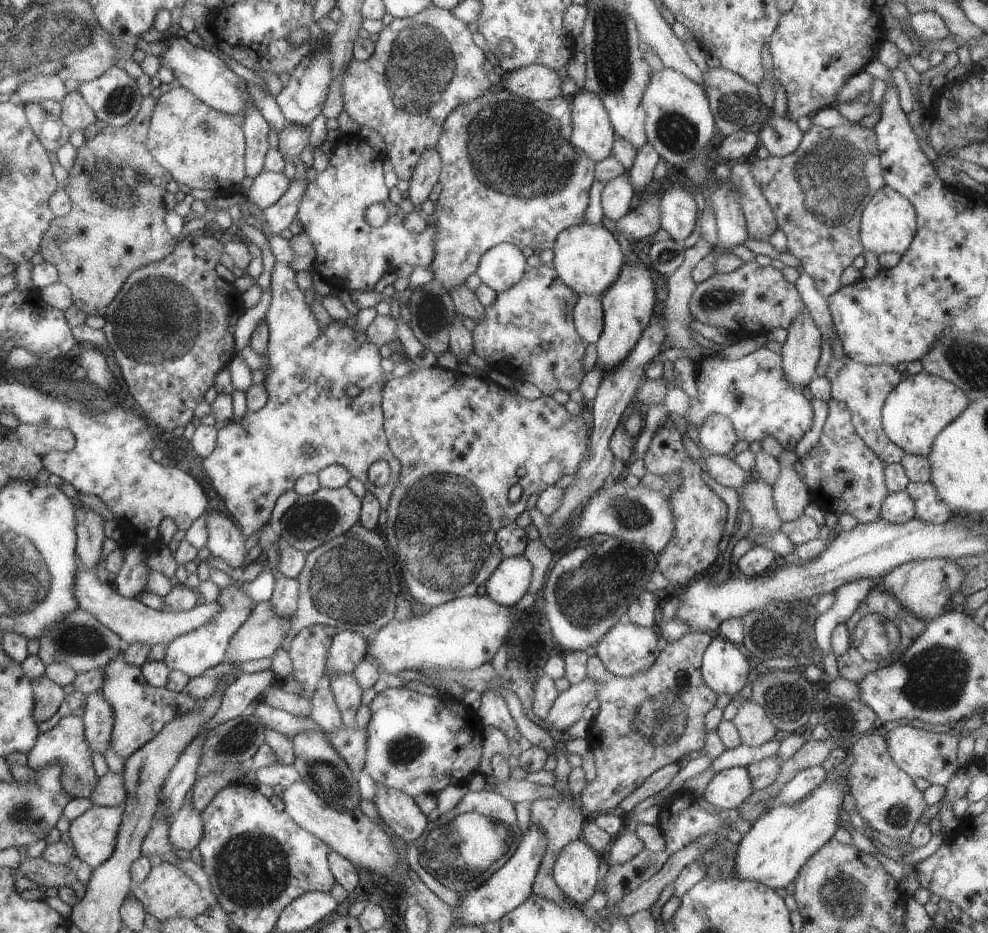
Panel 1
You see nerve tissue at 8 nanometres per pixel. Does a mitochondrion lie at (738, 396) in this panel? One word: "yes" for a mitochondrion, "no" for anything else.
yes

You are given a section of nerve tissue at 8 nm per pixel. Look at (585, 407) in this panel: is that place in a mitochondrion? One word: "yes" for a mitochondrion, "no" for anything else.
no

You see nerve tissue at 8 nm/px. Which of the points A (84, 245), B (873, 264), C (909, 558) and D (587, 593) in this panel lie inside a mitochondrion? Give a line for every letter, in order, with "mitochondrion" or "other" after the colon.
A: other
B: other
C: other
D: mitochondrion

